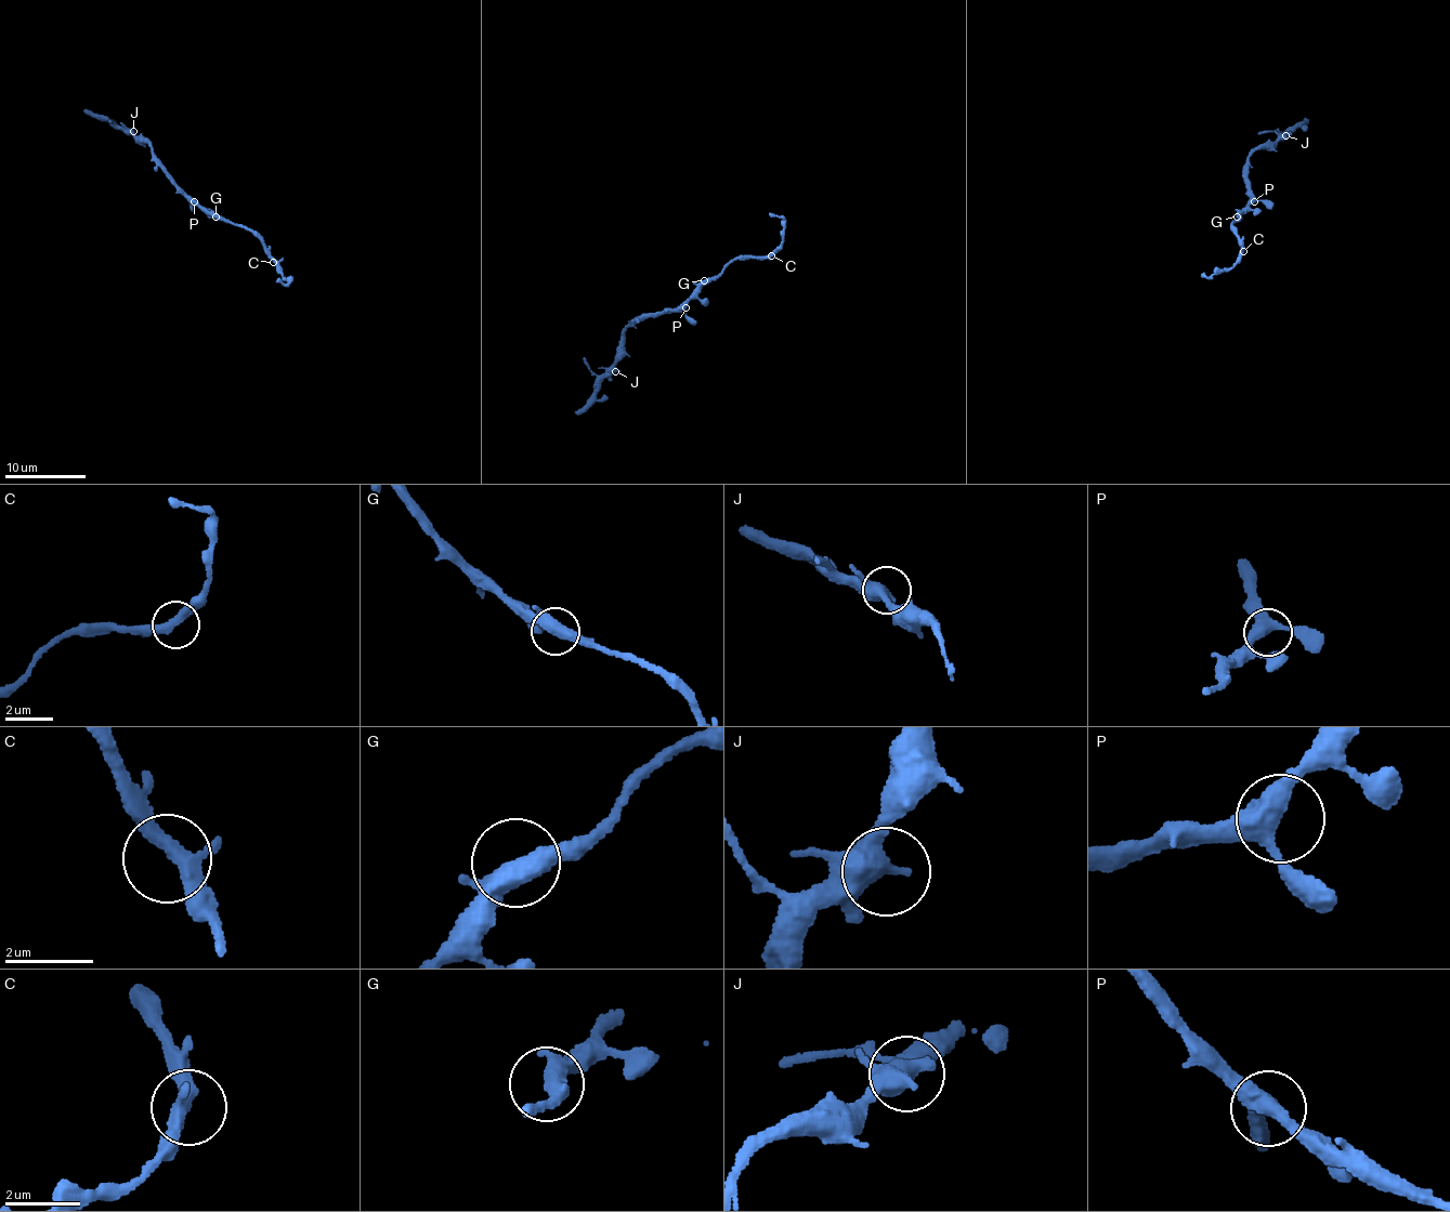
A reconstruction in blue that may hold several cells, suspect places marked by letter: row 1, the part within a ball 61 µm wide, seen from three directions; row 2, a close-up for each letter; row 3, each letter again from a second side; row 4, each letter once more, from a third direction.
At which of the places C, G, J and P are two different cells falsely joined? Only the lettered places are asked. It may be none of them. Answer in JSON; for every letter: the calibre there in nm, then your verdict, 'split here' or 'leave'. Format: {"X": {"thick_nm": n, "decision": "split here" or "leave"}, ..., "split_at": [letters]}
{"C": {"thick_nm": 320, "decision": "leave"}, "G": {"thick_nm": 360, "decision": "leave"}, "J": {"thick_nm": 400, "decision": "leave"}, "P": {"thick_nm": 400, "decision": "leave"}, "split_at": []}

